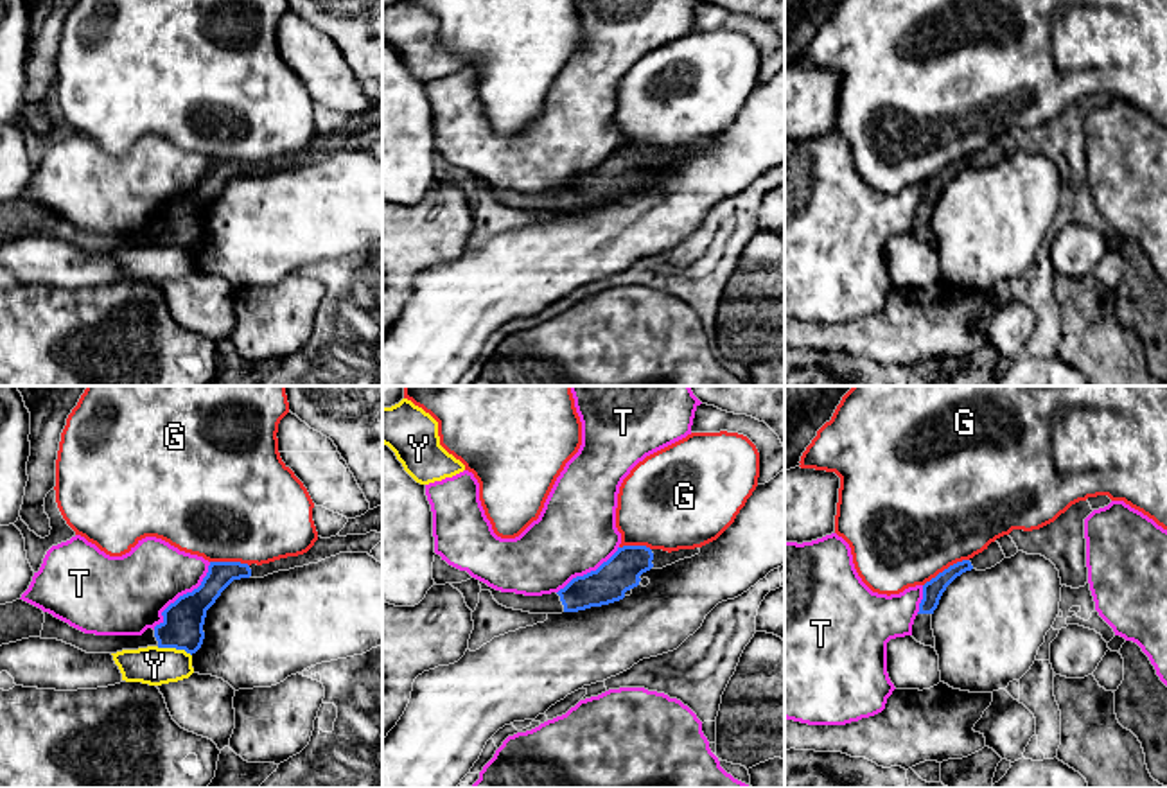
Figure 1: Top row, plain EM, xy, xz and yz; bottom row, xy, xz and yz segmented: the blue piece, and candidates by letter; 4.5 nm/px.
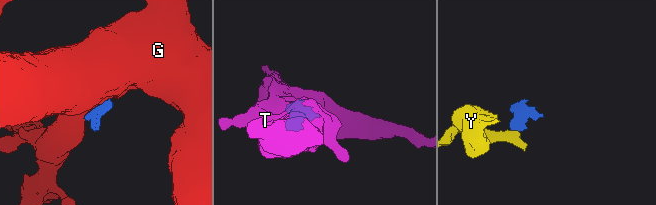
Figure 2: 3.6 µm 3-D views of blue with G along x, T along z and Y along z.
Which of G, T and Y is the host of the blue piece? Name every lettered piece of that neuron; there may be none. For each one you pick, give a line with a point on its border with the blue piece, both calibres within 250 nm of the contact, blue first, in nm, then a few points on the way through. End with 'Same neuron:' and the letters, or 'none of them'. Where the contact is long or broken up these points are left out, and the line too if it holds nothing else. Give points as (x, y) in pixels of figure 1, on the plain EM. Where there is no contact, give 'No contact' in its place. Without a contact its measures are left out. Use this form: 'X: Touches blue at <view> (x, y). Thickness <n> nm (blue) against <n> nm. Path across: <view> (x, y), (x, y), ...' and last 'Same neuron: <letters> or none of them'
Same neuron: none of them

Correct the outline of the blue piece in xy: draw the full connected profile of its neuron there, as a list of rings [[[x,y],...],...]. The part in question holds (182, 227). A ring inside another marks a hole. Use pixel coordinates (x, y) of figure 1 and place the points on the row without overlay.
[[[210,160],[201,183],[180,194],[163,210],[163,219],[142,233],[95,233],[84,232],[48,210],[16,197],[0,203],[0,244],[29,235],[57,237],[86,251],[117,251],[147,244],[176,246],[196,251],[205,237],[206,208],[221,190],[241,176],[250,176],[251,167],[241,160]]]

